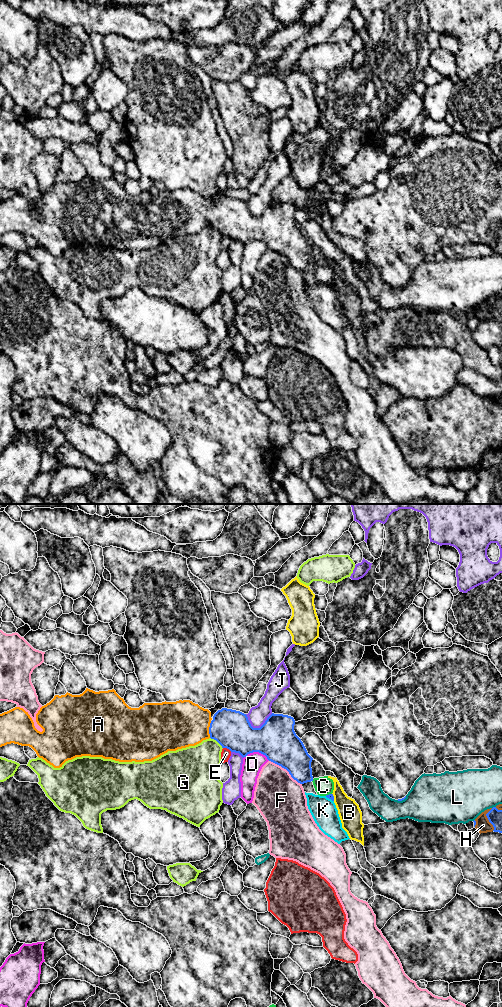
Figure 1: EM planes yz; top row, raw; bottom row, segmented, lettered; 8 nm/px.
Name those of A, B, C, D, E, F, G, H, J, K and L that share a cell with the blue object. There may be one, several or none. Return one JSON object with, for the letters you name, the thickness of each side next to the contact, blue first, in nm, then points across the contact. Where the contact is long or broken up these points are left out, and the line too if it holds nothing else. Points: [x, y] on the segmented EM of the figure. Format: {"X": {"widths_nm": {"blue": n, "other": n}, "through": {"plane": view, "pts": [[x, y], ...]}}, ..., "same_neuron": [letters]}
{"A": {"widths_nm": {"blue": 300, "other": 380}, "through": {"plane": "yz", "pts": [[231, 729], [209, 729], [193, 724], [180, 724]]}}, "same_neuron": ["A"]}

